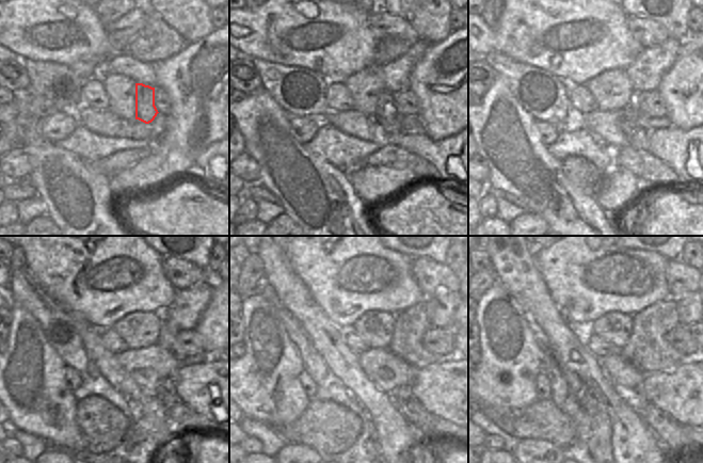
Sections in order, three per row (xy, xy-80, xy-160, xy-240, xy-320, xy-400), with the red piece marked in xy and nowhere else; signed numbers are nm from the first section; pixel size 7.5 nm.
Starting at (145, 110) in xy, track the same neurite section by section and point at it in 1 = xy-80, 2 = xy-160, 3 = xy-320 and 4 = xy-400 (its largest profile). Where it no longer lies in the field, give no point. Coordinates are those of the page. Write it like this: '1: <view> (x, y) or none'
1: xy-80 (387, 116)
2: xy-160 (632, 122)
3: xy-320 (409, 405)
4: xy-400 (673, 435)

